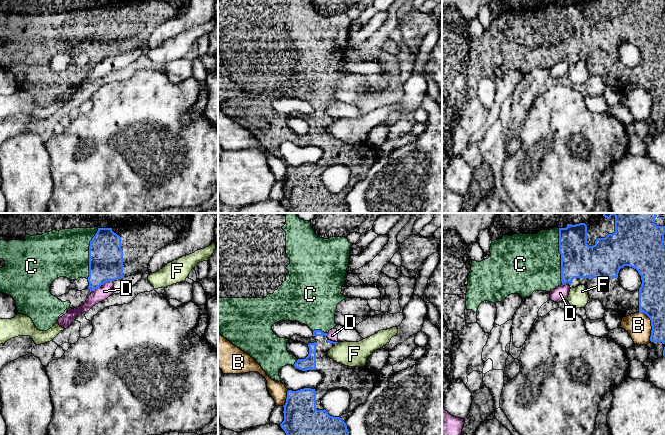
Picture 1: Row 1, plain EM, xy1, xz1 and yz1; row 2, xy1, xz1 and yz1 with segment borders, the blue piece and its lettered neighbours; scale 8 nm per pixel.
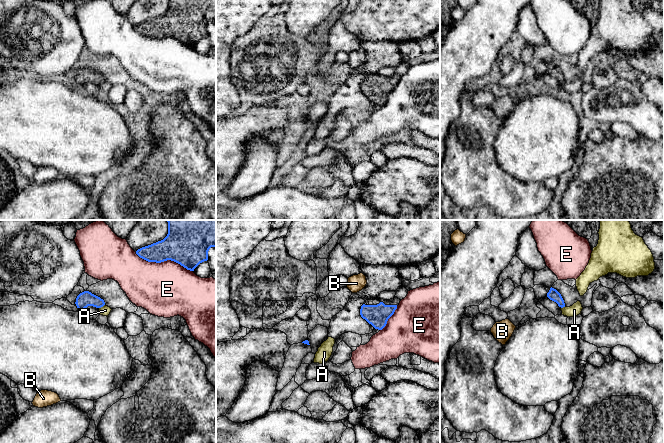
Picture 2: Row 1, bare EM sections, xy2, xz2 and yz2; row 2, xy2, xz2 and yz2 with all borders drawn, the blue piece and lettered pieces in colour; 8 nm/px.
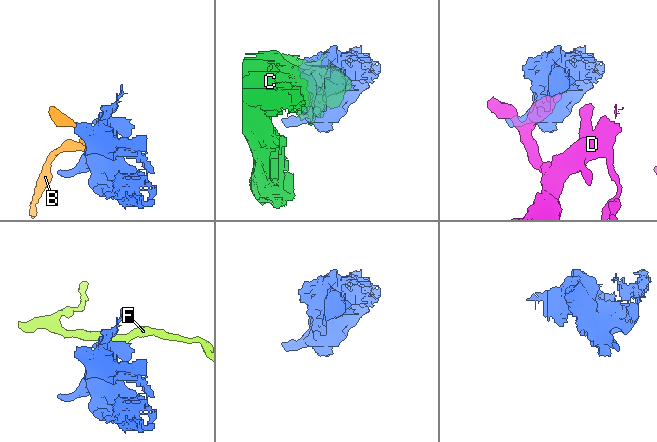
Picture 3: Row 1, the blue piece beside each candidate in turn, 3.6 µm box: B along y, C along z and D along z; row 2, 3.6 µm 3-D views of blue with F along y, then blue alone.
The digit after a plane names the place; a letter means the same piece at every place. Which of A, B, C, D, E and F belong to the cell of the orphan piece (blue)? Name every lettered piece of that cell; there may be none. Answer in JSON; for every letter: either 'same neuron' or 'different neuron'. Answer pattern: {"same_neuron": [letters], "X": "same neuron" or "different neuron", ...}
{"same_neuron": ["C"], "A": "different neuron", "B": "different neuron", "C": "same neuron", "D": "different neuron", "E": "different neuron", "F": "different neuron"}

